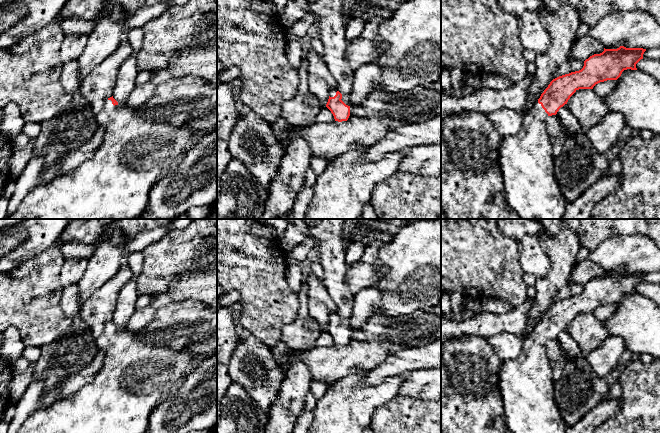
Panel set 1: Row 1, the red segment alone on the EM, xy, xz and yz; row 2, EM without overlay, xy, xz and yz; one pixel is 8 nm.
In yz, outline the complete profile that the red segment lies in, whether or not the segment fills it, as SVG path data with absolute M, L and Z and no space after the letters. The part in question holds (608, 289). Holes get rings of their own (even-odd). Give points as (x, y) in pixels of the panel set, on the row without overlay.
M620 270L617 273L604 272L602 277L590 280L581 294L553 303L532 332L523 339L520 355L516 359L502 361L499 393L505 423L511 433L566 433L567 426L555 403L554 380L546 345L549 340L556 339L577 314L593 313L600 306L617 304L624 294L637 294L636 288L643 283L645 275L643 272Z

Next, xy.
M113 320L108 322L103 333L96 338L96 343L99 351L104 353L104 361L103 366L95 374L93 380L68 397L60 399L47 407L41 407L23 422L18 433L147 433L149 418L153 410L182 383L196 362L188 352L174 352L169 347L153 345L149 338L130 332L126 328L119 328Z

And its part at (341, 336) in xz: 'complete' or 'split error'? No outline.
split error

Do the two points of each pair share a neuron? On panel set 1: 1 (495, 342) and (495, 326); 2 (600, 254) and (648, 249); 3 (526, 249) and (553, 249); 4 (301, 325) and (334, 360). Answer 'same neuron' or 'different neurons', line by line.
1: different neurons
2: same neuron
3: different neurons
4: different neurons

